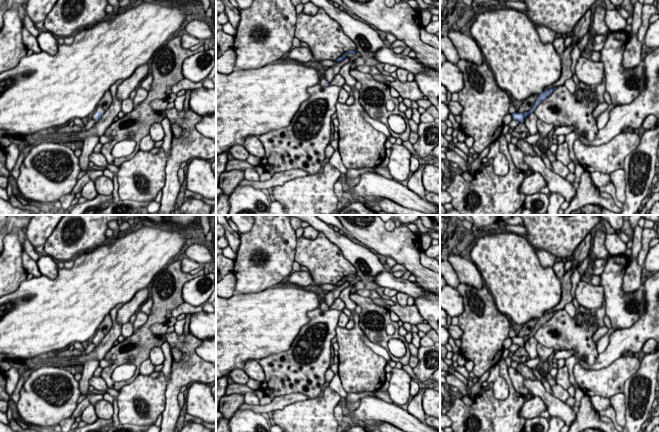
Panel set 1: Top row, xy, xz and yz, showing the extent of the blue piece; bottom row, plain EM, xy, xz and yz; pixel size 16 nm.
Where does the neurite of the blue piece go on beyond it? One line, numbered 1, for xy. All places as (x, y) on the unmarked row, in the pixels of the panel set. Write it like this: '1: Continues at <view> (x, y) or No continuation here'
1: Continues at xy (98, 333)

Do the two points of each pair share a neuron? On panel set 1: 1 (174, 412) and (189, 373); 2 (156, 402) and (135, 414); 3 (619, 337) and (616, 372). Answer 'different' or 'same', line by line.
1: same
2: same
3: different

